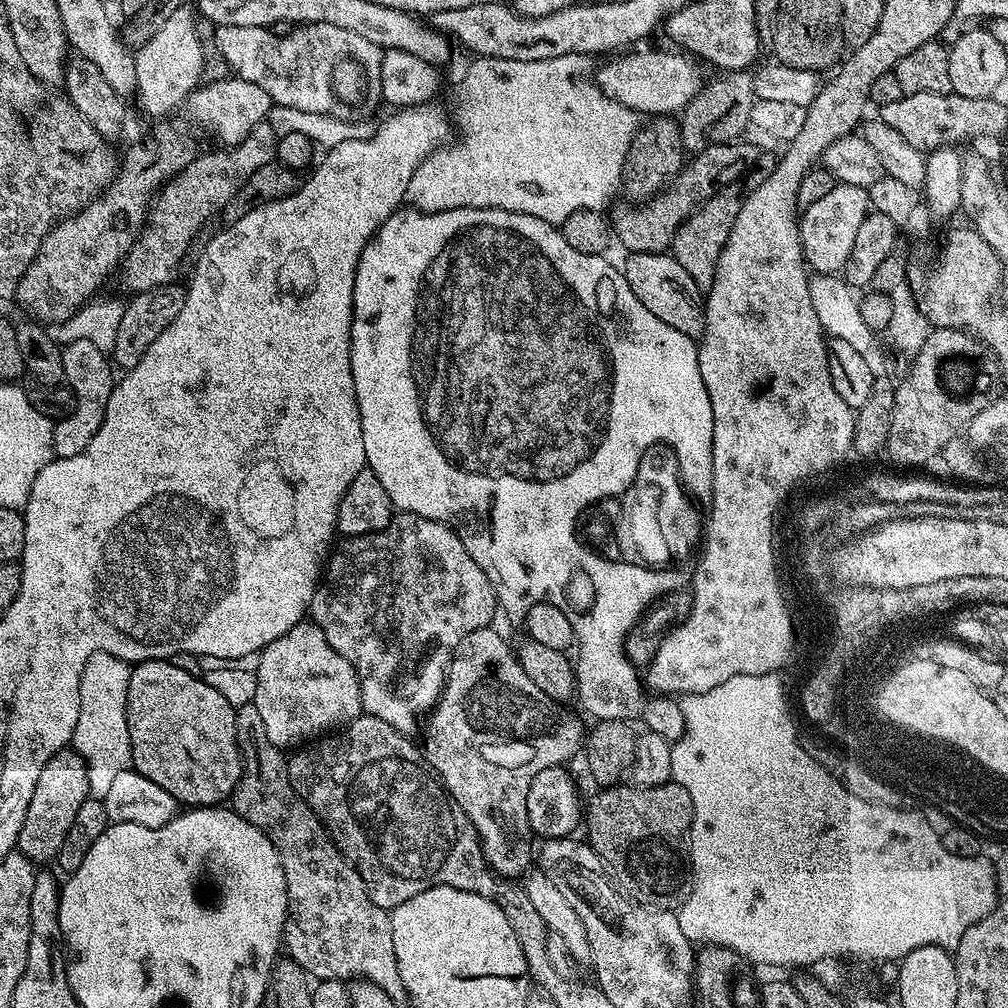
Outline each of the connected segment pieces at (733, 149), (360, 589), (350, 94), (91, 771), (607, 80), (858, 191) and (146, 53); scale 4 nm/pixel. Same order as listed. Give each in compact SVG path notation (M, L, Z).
M744 143L712 144L706 150L695 153L677 173L671 185L657 196L637 204L617 203L611 209L610 223L618 244L620 240L621 246L628 248L629 253L668 252L674 234L680 229L684 219L704 201L710 199L718 189L739 181L759 161L761 149Z
M400 512L393 515L391 522L382 530L371 532L365 536L344 538L335 545L334 551L326 561L322 579L316 585L316 593L310 609L310 620L311 623L319 626L322 634L326 634L326 642L330 642L330 646L334 646L334 650L338 650L338 654L342 654L342 658L346 658L346 662L350 662L350 666L354 666L354 674L358 674L360 683L363 711L374 718L382 718L382 722L390 722L390 726L394 726L394 730L412 734L420 716L421 720L427 717L440 701L444 680L448 677L448 663L456 655L456 649L466 637L474 634L474 630L489 627L493 623L492 619L495 618L496 612L498 616L496 591L486 578L486 574L482 574L478 562L474 562L474 558L470 558L470 554L466 554L466 546L462 546L460 537L442 522L422 518L413 512Z
M302 24L293 27L285 36L279 36L279 31L272 28L255 28L254 26L219 26L216 32L216 48L220 51L220 56L233 68L235 75L246 82L254 82L254 86L262 86L266 94L270 94L273 104L282 106L294 106L294 110L310 110L310 114L322 114L333 121L356 120L359 116L368 116L376 107L381 107L382 97L380 95L380 58L382 50L374 46L374 42L366 42L366 38L361 38L359 34L352 33L351 30L342 30L338 26L329 24Z
M96 652L86 662L80 679L78 726L72 735L71 747L88 764L88 791L103 798L113 779L130 768L132 747L126 714L126 698L130 690L133 665L109 652Z
M671 50L672 52L632 52L629 51L627 54L620 54L617 55L615 58L617 60L612 60L609 62L609 64L604 64L601 66L600 69L595 69L594 72L594 79L596 81L596 85L599 86L604 93L608 97L610 97L611 100L617 100L619 104L622 106L626 106L630 110L634 110L638 114L645 114L644 112L649 112L647 115L649 117L655 118L657 116L667 116L669 114L679 114L683 112L684 107L687 106L687 104L690 102L690 98L694 98L694 94L698 94L702 87L702 79L700 80L700 72L698 69L696 69L696 64L692 60L687 60L685 53L680 50Z
M837 183L830 190L830 194L822 194L818 202L807 205L803 211L798 223L800 245L804 248L807 267L816 274L839 273L846 258L850 258L850 249L854 247L858 226L862 226L870 211L868 189Z
M183 6L174 11L170 18L166 18L162 28L148 42L138 48L135 53L137 68L137 88L135 99L140 99L140 108L150 115L156 116L152 118L164 118L176 107L183 105L189 94L196 91L201 83L200 75L204 72L204 48L200 45L200 32L196 29L196 20L198 16L191 7Z

